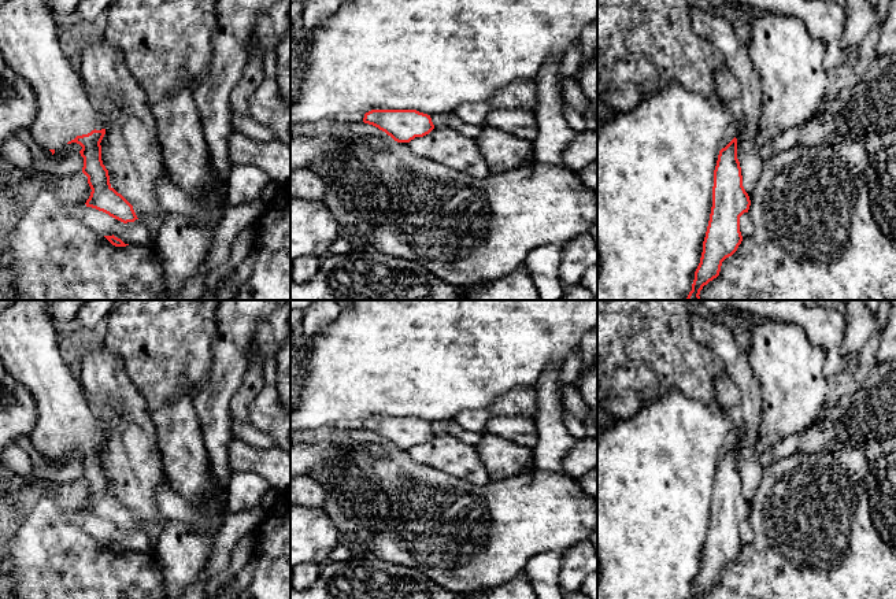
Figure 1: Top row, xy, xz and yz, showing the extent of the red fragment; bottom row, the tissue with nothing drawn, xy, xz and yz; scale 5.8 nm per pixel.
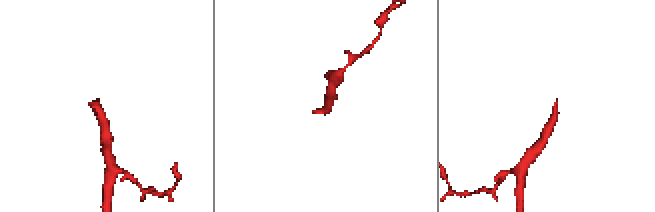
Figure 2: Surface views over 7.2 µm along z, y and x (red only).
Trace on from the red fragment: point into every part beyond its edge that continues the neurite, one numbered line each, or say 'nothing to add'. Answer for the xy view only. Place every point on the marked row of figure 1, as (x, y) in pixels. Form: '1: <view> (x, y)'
1: xy (29, 33)

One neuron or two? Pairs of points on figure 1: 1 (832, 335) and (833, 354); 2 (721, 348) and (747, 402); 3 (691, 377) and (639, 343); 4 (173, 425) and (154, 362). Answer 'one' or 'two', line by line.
1: one
2: one
3: one
4: one

